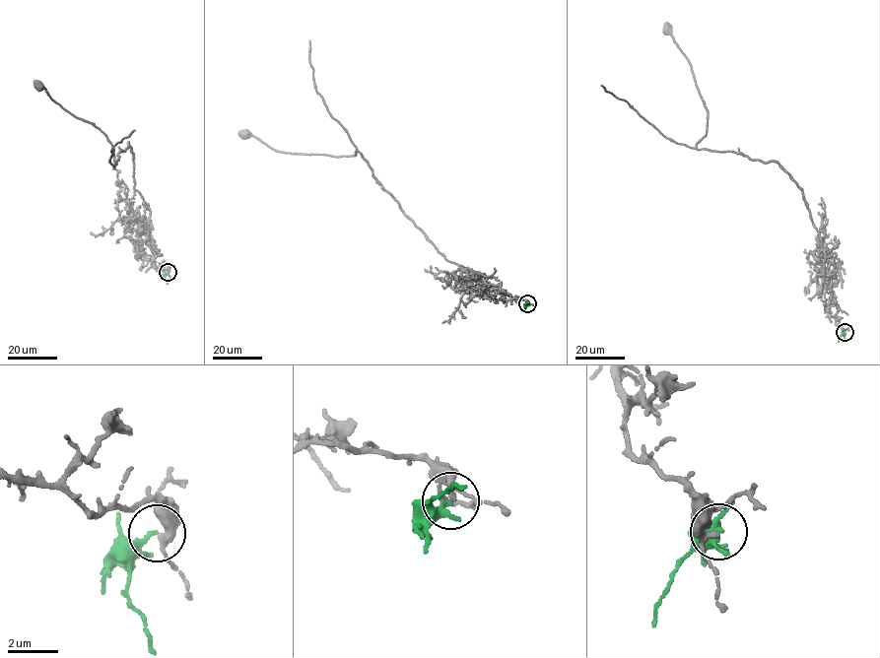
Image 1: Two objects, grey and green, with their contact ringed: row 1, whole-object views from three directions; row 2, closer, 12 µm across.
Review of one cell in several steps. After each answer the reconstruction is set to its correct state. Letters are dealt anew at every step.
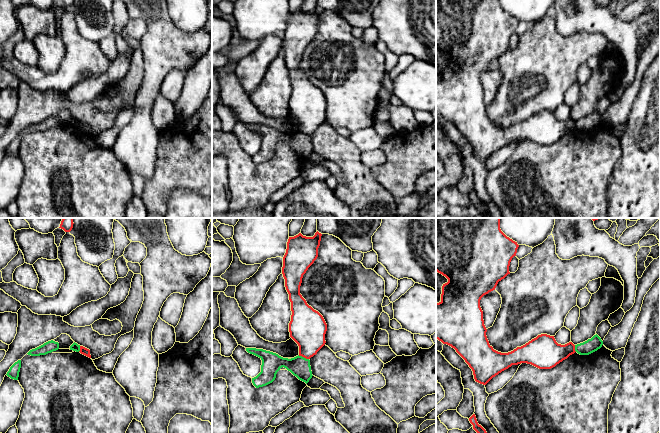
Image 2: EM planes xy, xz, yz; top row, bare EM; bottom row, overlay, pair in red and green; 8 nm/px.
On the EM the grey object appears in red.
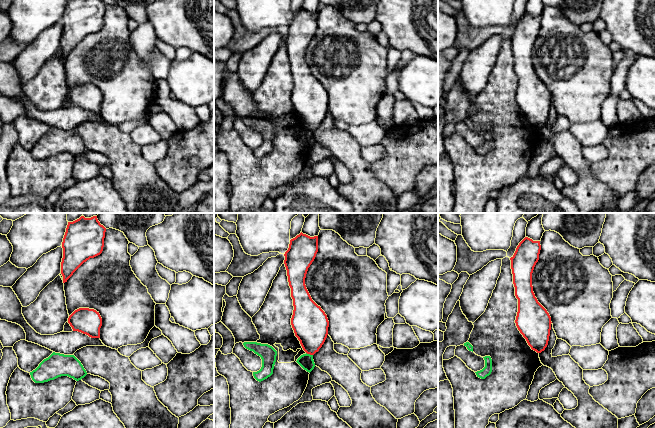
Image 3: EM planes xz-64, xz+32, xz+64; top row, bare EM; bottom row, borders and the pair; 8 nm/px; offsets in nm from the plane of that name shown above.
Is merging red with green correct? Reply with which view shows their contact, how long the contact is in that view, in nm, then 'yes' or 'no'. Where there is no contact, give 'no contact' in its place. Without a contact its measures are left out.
meets red in xz; contact 90 nm long; no

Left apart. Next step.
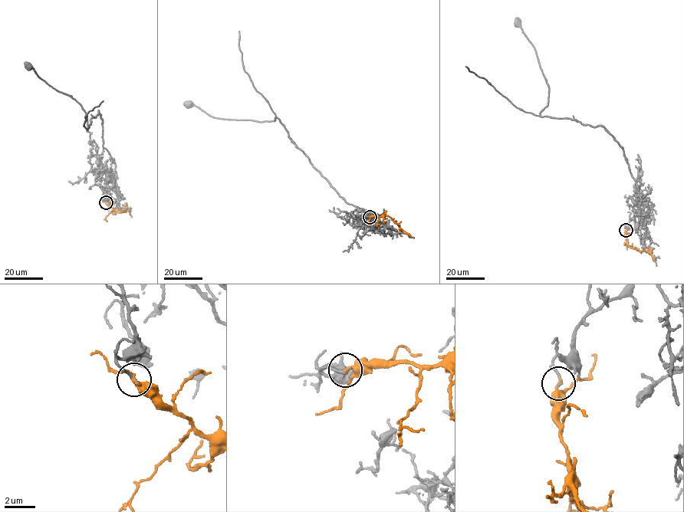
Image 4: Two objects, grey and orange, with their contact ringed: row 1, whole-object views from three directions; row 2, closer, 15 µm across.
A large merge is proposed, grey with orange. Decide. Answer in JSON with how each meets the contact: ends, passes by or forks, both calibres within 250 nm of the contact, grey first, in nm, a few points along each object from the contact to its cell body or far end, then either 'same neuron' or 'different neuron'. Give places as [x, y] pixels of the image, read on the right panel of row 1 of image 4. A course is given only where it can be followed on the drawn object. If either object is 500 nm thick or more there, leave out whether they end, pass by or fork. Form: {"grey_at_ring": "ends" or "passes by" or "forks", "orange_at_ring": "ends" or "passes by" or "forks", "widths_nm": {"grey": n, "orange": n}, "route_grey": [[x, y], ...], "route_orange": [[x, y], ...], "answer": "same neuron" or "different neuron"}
{"grey_at_ring": "ends", "orange_at_ring": "ends", "widths_nm": {"grey": 170, "orange": 240}, "route_grey": [[625, 230], [635, 216], [644, 218], [623, 150], [602, 126], [540, 116], [549, 88], [534, 47], [517, 23]], "route_orange": [[625, 230], [629, 246], [639, 251], [647, 251], [656, 263]], "answer": "different neuron"}

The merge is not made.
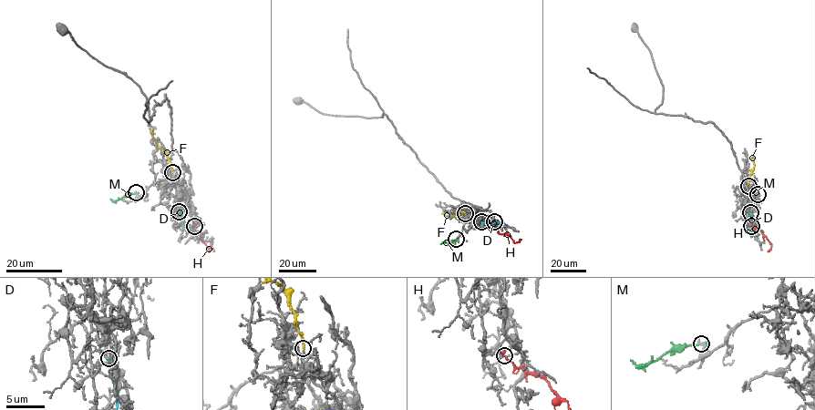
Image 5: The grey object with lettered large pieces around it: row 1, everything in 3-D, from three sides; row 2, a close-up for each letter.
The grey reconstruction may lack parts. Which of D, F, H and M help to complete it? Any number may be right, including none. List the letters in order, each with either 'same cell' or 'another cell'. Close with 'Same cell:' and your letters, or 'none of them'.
D: another cell
F: same cell
H: another cell
M: another cell
Same cell: F

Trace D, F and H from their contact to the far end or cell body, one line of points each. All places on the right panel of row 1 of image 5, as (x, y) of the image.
D: (750, 212), (750, 230), (754, 236)
F: (748, 186), (747, 179), (754, 165), (753, 158), (750, 158)
H: (751, 226), (761, 231), (771, 244), (768, 251)

